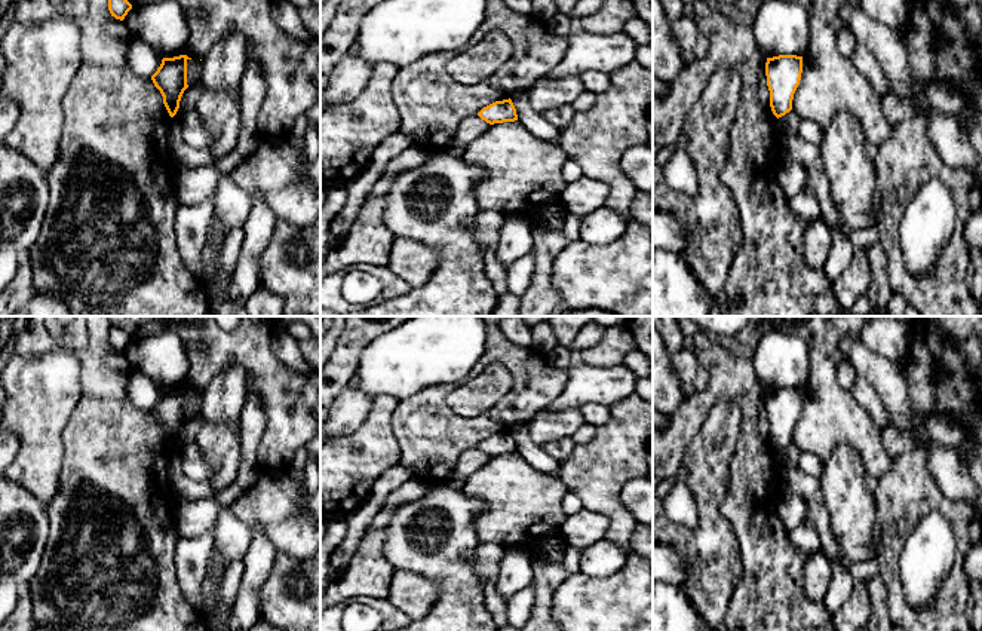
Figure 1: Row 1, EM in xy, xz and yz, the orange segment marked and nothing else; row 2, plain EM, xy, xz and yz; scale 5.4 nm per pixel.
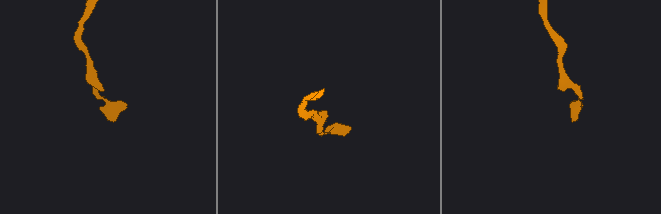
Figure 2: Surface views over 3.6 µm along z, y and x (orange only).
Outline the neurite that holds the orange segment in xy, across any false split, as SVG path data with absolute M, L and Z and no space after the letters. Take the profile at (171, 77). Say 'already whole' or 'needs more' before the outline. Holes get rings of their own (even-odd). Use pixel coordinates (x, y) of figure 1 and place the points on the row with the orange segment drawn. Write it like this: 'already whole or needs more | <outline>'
already whole | M187 55L174 58L163 58L157 71L151 76L154 86L163 97L163 104L171 117L174 117L179 108L179 101L187 85L187 61L191 59Z

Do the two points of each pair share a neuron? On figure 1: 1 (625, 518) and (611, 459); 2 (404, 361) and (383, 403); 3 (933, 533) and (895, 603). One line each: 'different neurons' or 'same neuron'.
1: same neuron
2: different neurons
3: different neurons

